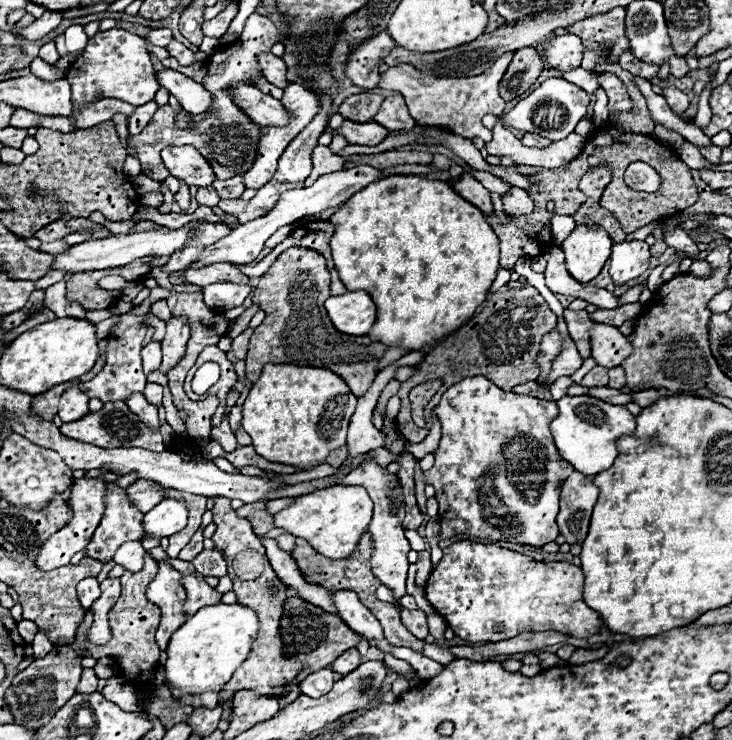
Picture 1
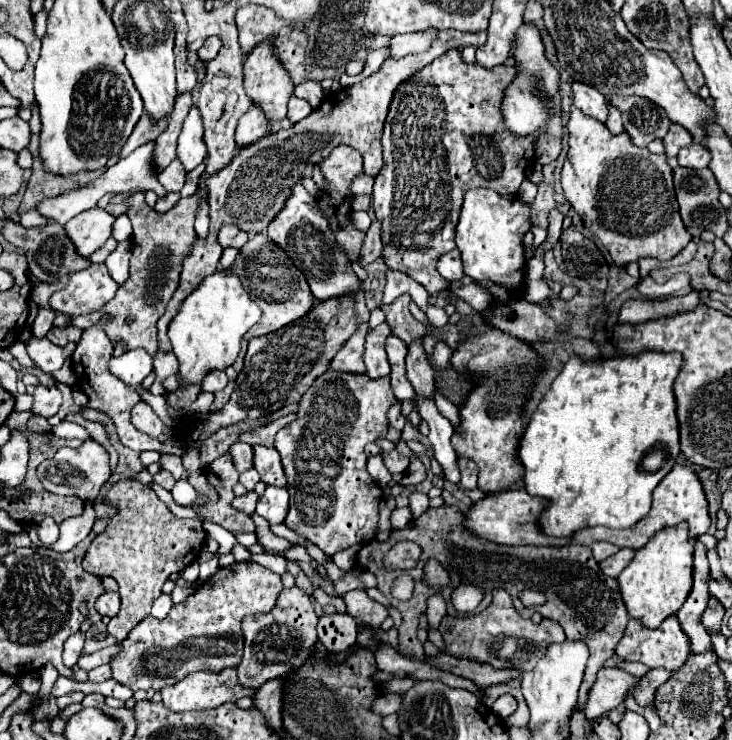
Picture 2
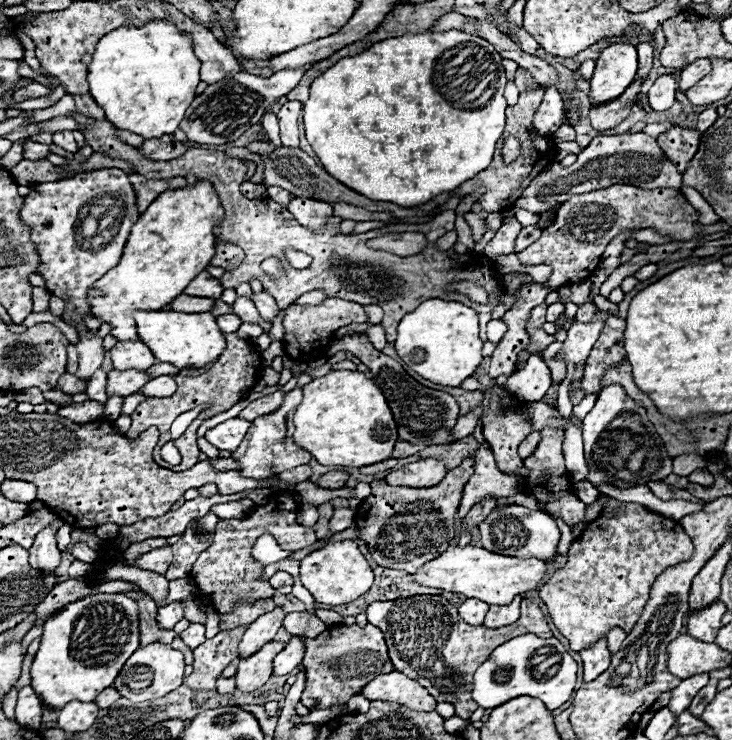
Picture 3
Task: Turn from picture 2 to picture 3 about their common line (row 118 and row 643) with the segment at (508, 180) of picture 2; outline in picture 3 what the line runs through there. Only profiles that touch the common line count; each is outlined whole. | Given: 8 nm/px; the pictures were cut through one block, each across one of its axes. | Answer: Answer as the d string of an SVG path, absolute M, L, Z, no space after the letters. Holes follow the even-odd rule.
M410 596L388 602L372 602L366 614L368 622L382 630L394 670L418 680L438 702L454 704L456 716L464 720L468 720L478 708L478 704L472 700L474 672L488 660L494 648L528 632L540 638L552 638L544 612L532 600L522 600L522 616L516 624L494 630L466 624L458 616L458 608L442 596Z

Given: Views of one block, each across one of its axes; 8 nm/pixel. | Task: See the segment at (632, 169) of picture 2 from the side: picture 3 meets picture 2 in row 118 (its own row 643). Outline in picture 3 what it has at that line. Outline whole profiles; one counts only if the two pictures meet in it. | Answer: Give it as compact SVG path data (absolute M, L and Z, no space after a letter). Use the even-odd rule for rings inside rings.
M608 498L598 518L592 520L586 526L586 530L570 544L568 564L554 572L552 578L540 588L540 598L548 606L556 628L568 638L570 648L574 652L580 652L606 638L610 628L622 628L628 634L636 626L642 608L650 598L650 590L656 578L664 570L690 560L692 554L694 544L686 536L680 522L660 516L640 504L618 502L614 498Z

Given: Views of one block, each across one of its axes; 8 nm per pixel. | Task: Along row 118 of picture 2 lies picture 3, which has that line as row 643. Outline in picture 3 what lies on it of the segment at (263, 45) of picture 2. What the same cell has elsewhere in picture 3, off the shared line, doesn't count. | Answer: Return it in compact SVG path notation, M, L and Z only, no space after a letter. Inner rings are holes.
M268 642L264 648L260 648L260 652L240 660L238 672L236 672L236 688L246 694L262 688L272 674L274 656L282 648L284 648L282 642Z

